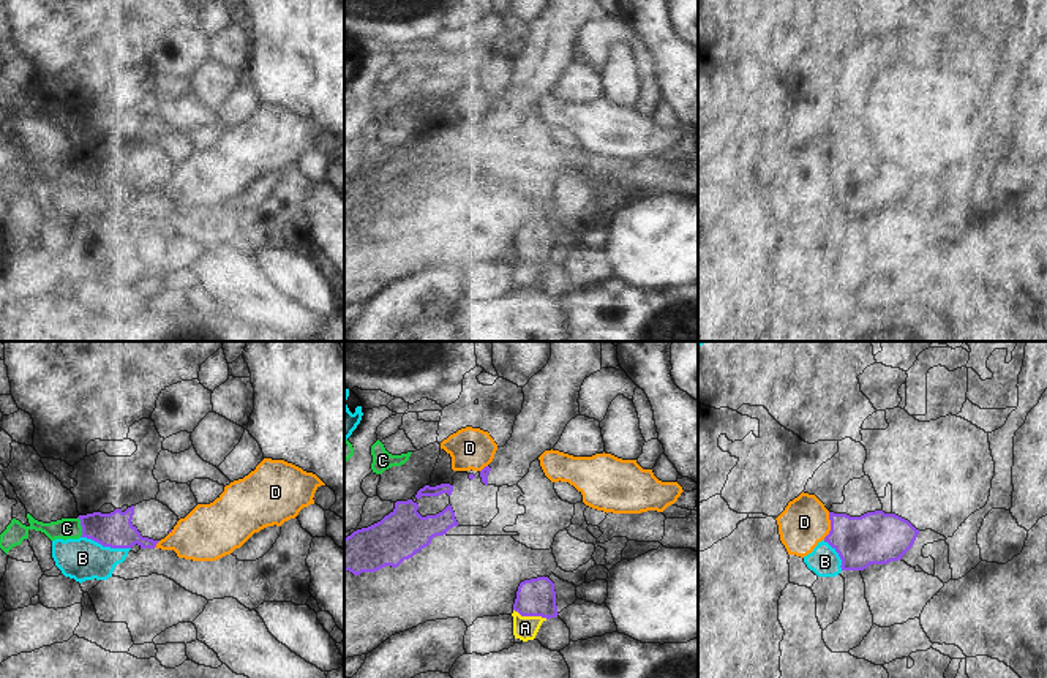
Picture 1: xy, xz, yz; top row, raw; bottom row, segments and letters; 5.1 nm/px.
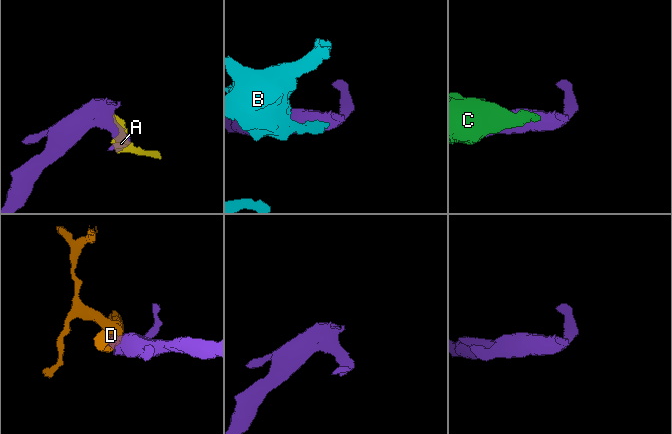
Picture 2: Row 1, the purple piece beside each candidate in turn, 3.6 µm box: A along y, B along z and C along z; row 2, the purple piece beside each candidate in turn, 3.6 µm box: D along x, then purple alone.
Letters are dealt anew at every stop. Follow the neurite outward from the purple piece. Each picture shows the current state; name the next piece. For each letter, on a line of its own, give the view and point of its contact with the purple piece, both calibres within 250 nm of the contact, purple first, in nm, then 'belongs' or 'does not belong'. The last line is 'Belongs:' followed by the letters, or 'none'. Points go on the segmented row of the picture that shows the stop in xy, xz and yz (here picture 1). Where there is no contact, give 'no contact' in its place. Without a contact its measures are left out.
A: xz (531, 615) | 190/130 nm | does not belong
B: xy (106, 546) | 180/220 nm | does not belong
C: xy (81, 525) | 180/110 nm | does not belong
D: yz (831, 527) | 280/240 nm | does not belong
Belongs: none

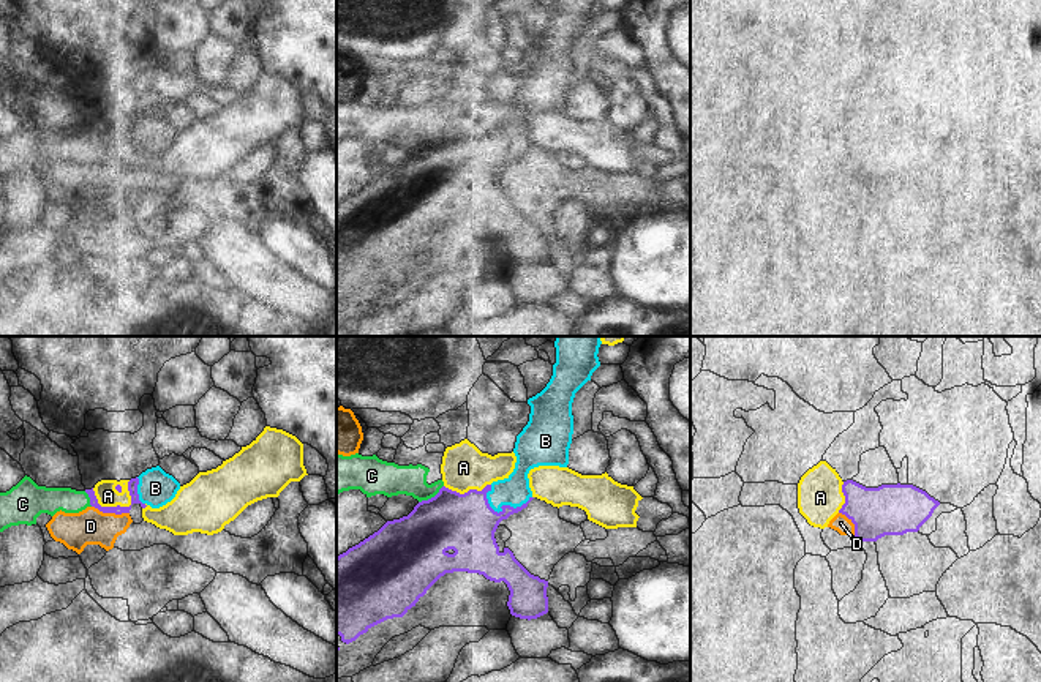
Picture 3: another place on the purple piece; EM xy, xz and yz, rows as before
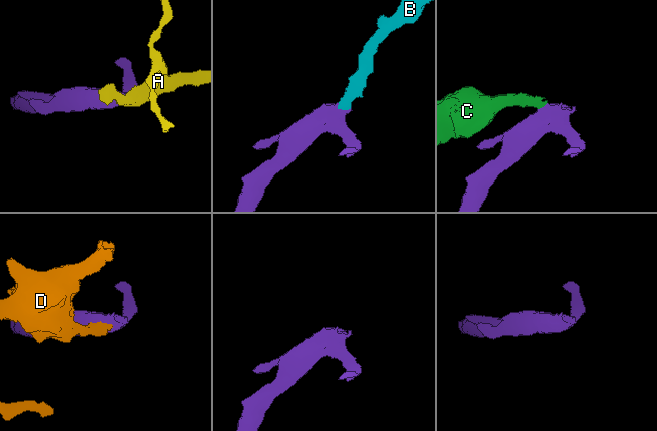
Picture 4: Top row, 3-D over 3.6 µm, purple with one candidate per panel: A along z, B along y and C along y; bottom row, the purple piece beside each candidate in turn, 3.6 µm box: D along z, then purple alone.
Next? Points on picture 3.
A: xy (108, 507) | 50/110 nm | does not belong
B: xz (504, 505) | 300/150 nm | belongs
C: xz (432, 498) | 300/170 nm | does not belong
D: xy (111, 512) | 50/190 nm | does not belong
Belongs: B

